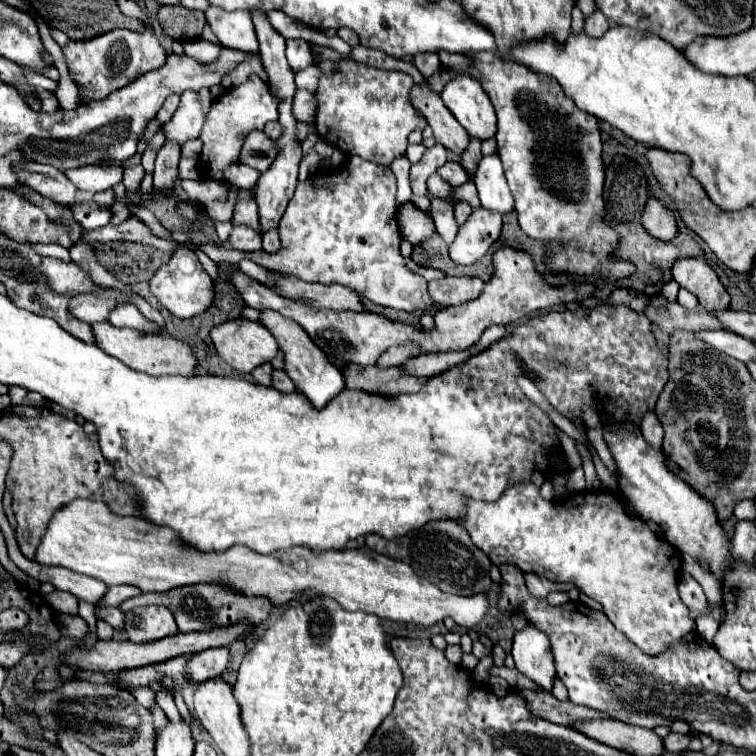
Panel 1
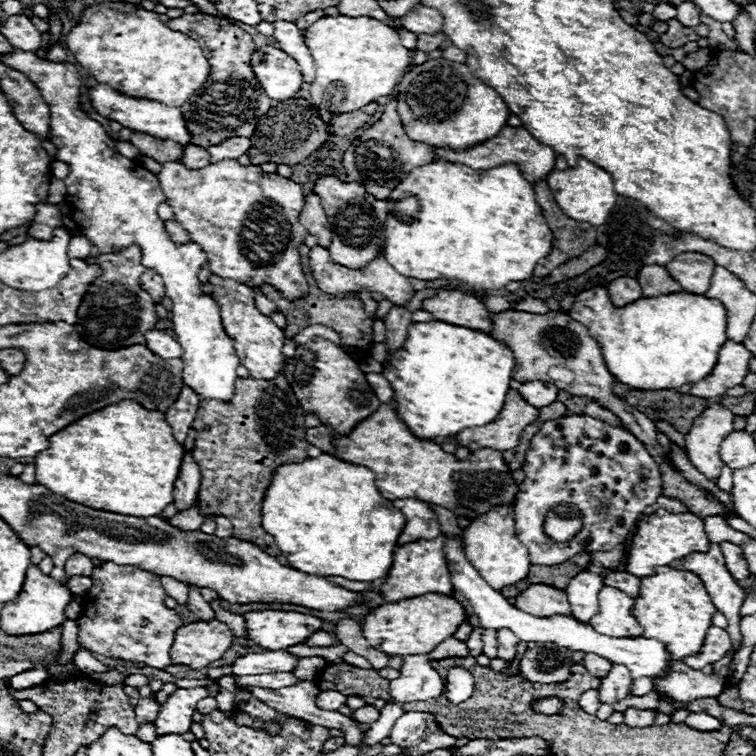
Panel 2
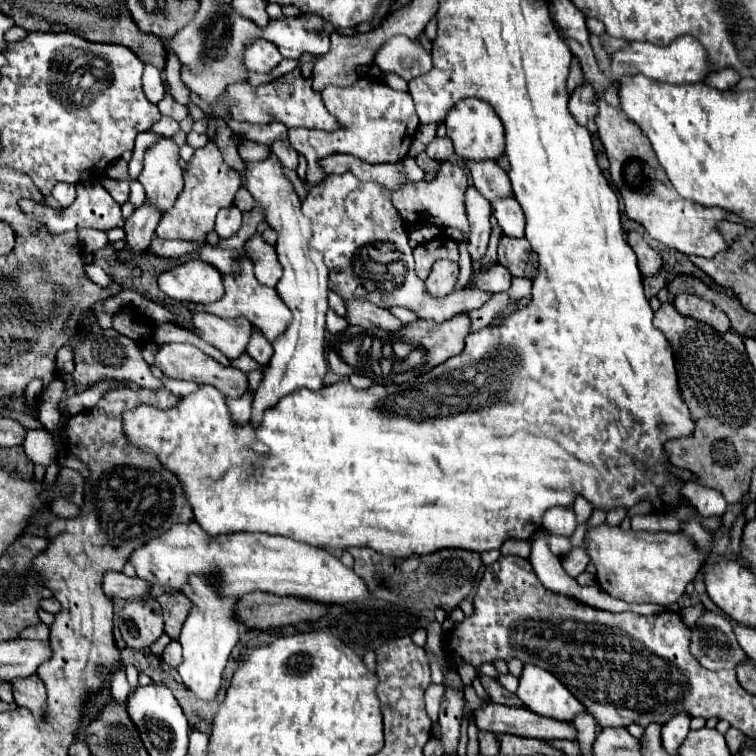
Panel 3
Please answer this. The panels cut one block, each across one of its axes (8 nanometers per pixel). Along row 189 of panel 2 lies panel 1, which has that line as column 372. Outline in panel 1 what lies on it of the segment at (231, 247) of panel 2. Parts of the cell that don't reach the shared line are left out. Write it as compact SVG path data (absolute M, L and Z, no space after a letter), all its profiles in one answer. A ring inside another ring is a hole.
M350 156L348 162L334 172L328 174L312 174L308 180L298 182L296 192L280 220L280 238L282 238L282 248L276 254L268 254L268 252L238 252L238 250L230 250L230 248L214 248L213 245L203 243L199 247L190 242L188 245L173 245L172 243L155 236L151 229L136 217L129 217L119 225L108 224L96 230L84 230L81 241L92 244L92 242L110 242L110 241L132 241L140 242L153 246L163 251L174 252L178 248L186 248L194 250L199 248L204 250L214 262L232 262L238 264L242 258L252 258L256 264L272 268L272 270L284 270L286 274L296 274L298 278L306 280L306 282L340 282L348 288L352 288L354 292L362 294L364 298L368 298L374 304L380 306L390 306L396 310L406 310L406 312L414 312L414 310L426 310L430 308L434 302L428 298L428 290L426 290L426 280L412 274L410 270L404 268L402 256L400 256L400 232L398 232L398 224L396 224L396 178L390 170L390 166L382 166L376 162L368 162L360 156Z

